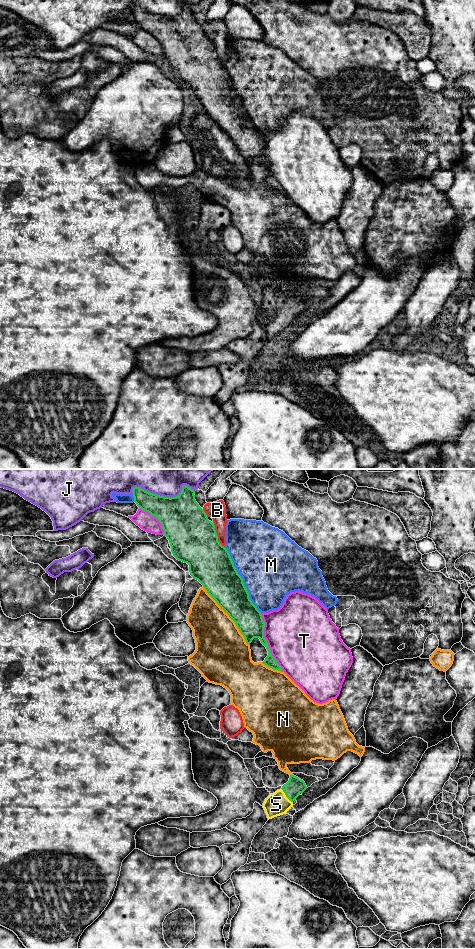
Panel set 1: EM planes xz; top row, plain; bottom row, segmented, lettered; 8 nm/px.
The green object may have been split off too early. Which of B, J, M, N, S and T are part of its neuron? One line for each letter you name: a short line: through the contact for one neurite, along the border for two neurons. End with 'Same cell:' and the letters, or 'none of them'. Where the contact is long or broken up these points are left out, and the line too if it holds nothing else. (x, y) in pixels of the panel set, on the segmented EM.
S: line xz (295, 786), (285, 794), (276, 804)
Same cell: S

